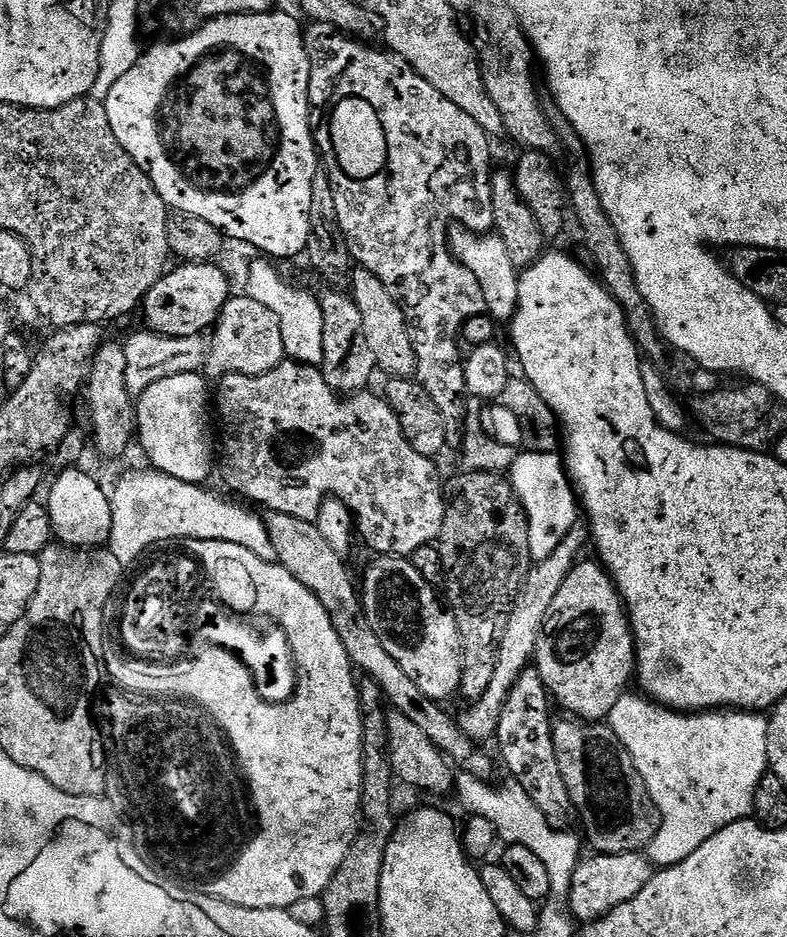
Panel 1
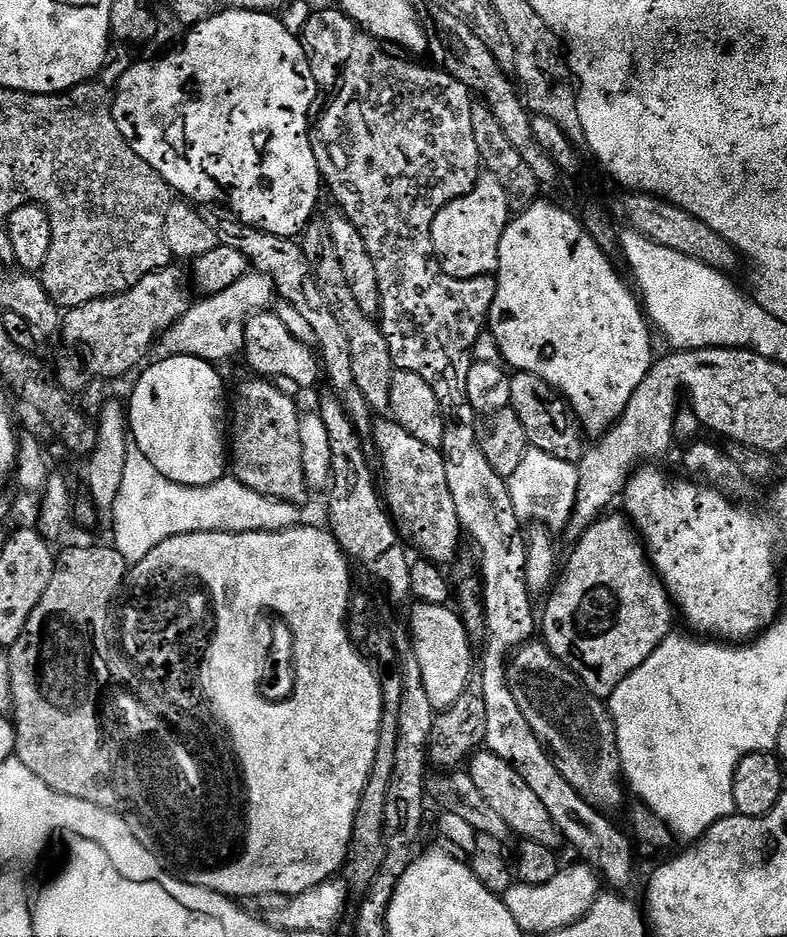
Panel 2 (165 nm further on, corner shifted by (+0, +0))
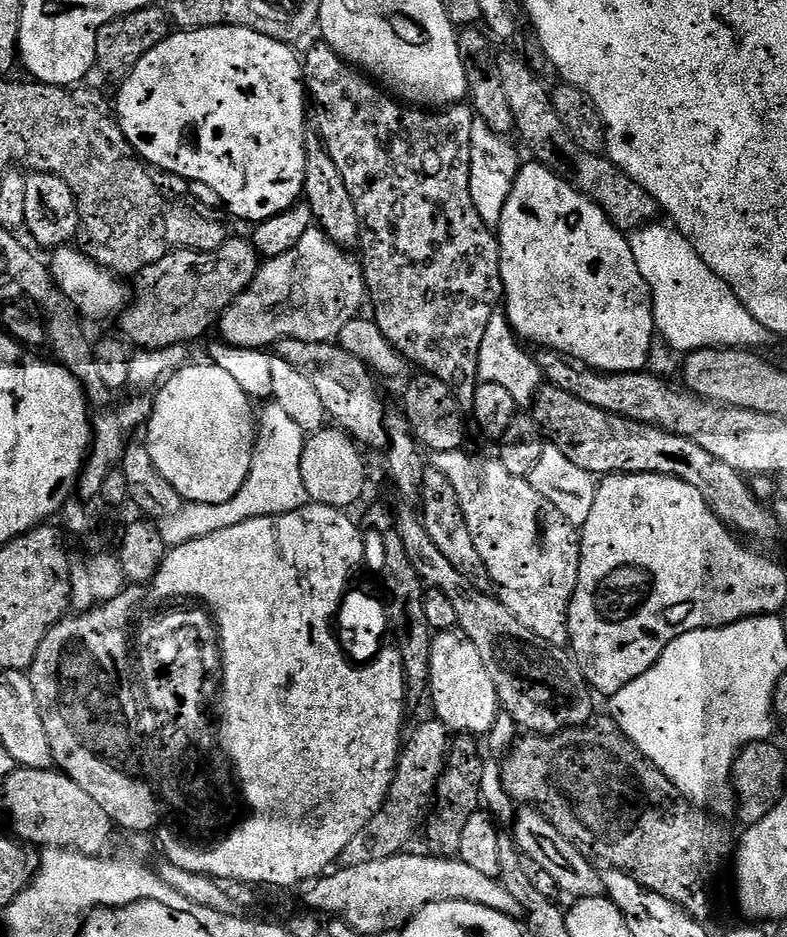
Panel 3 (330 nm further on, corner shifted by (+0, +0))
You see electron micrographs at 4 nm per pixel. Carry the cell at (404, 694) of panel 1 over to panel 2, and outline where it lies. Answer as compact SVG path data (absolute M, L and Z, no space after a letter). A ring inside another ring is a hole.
M481 750L467 761L466 771L474 786L478 786L478 791L486 797L486 802L490 802L491 808L501 816L502 822L506 822L506 826L510 826L512 833L520 840L538 842L553 850L559 849L562 837L554 818L550 818L546 806L542 806L542 801L538 799L538 794L530 790L530 785L522 779L518 770L514 770L514 766L510 766L510 762L502 762L498 754Z

